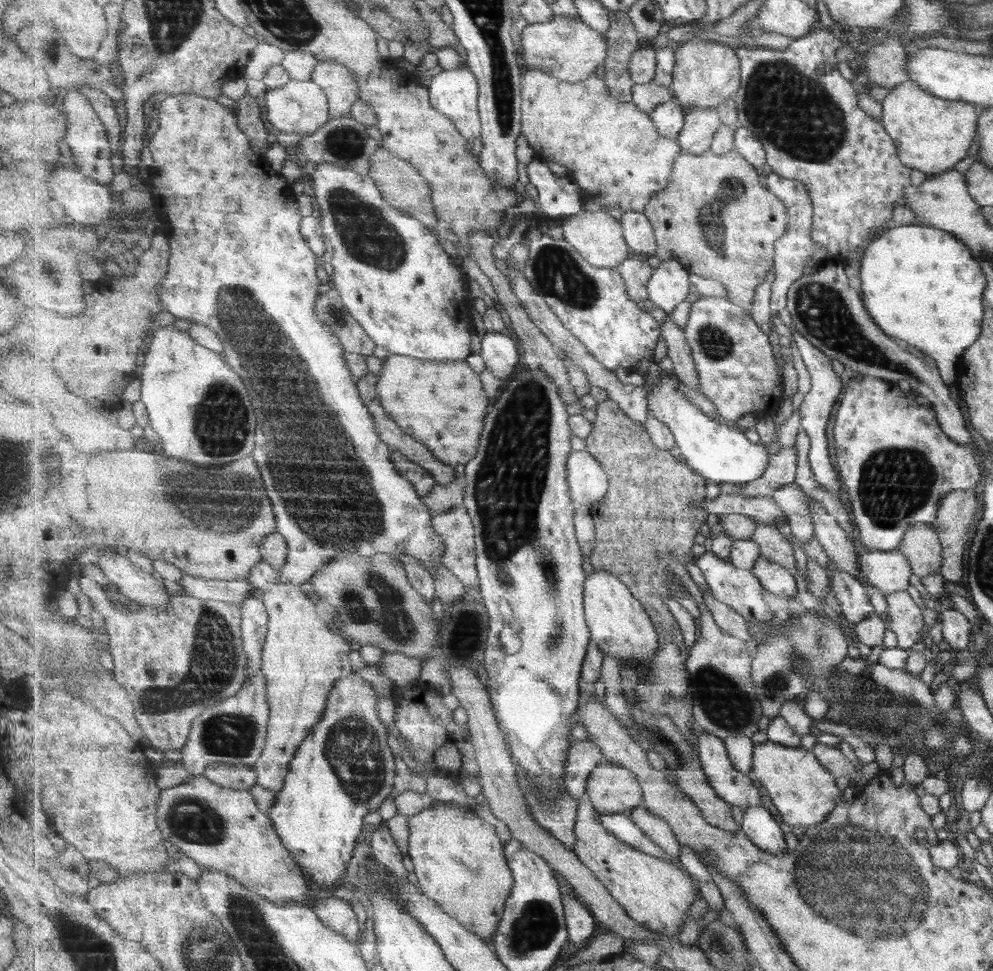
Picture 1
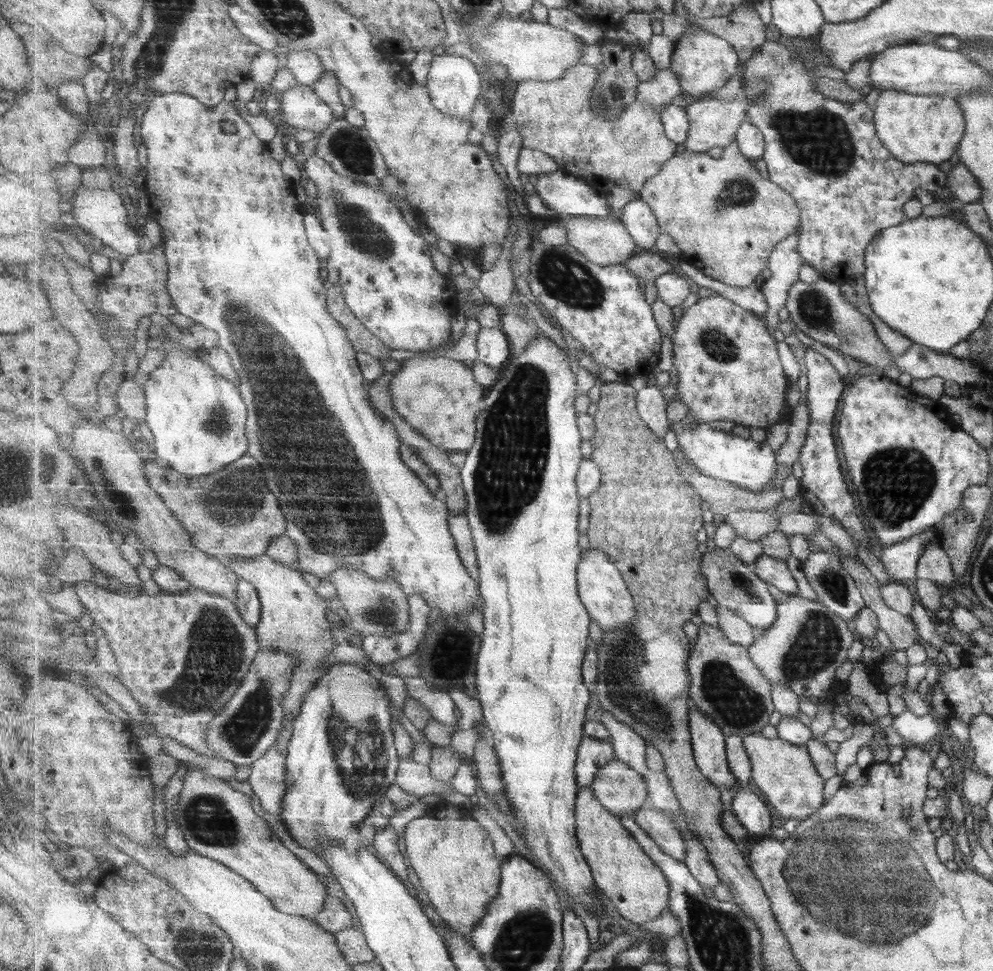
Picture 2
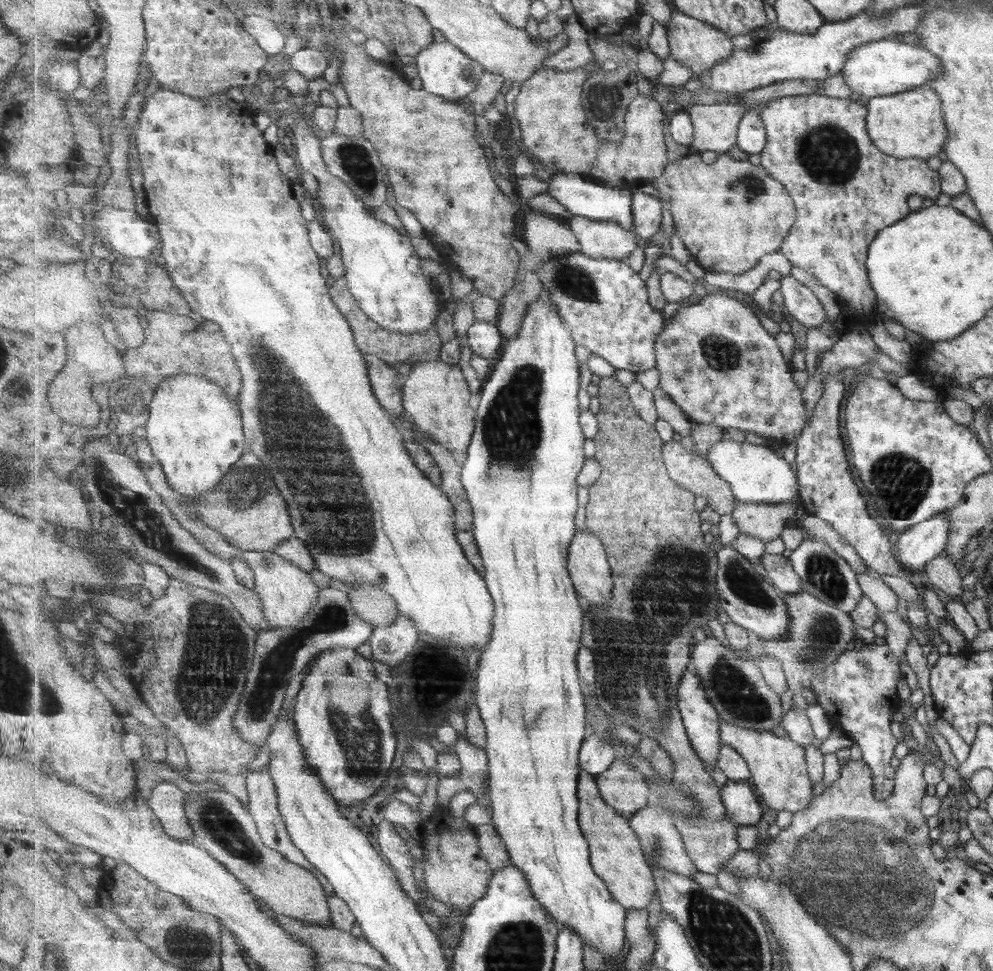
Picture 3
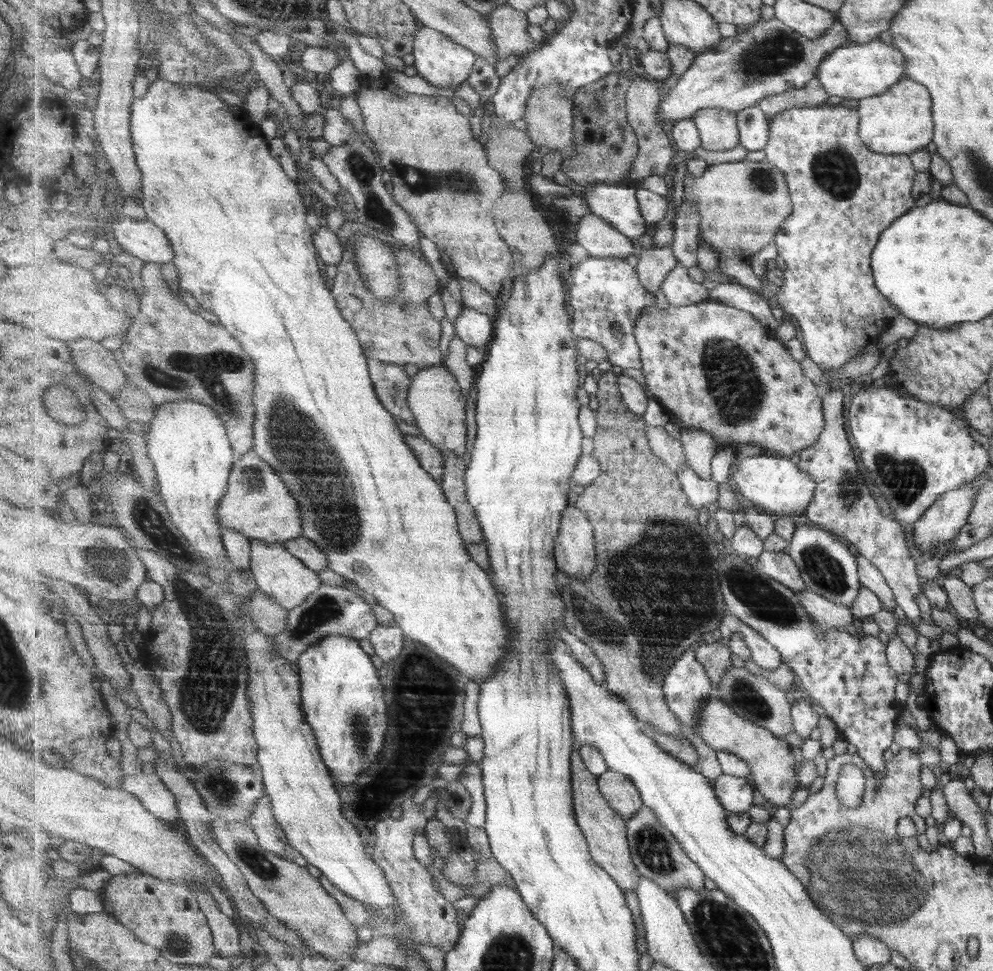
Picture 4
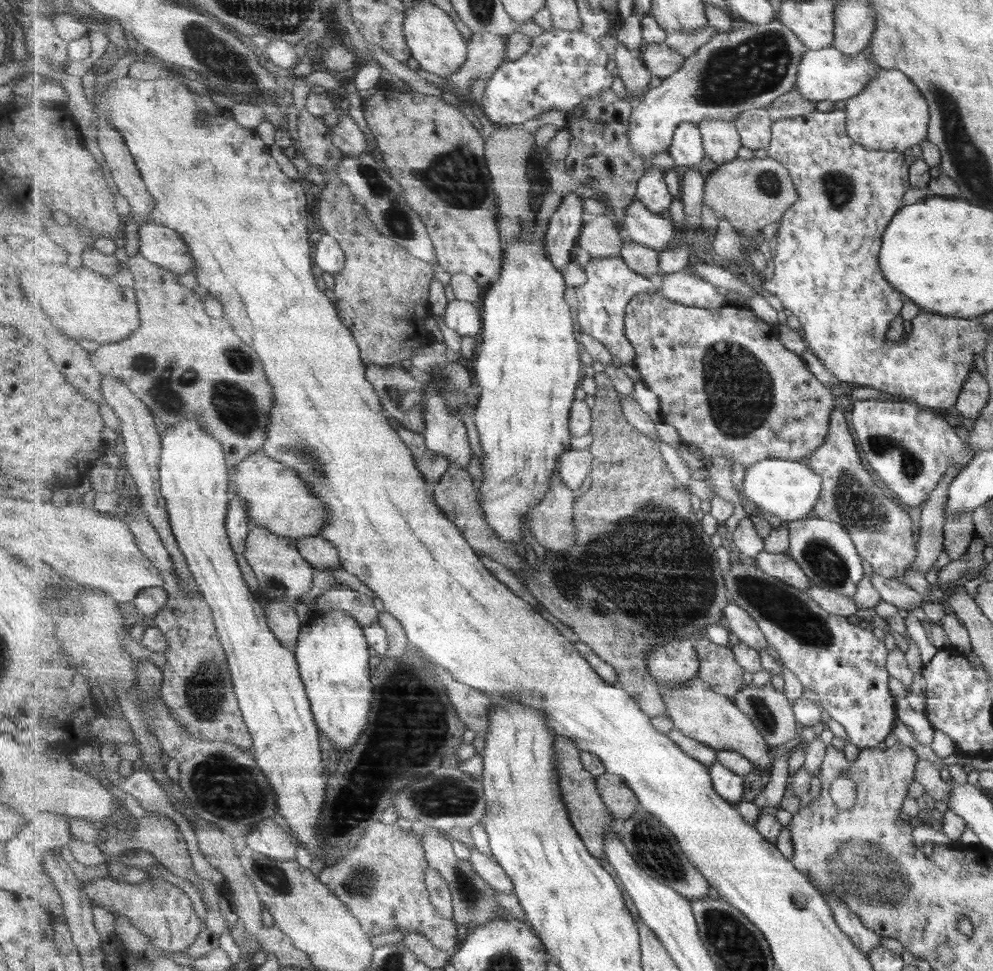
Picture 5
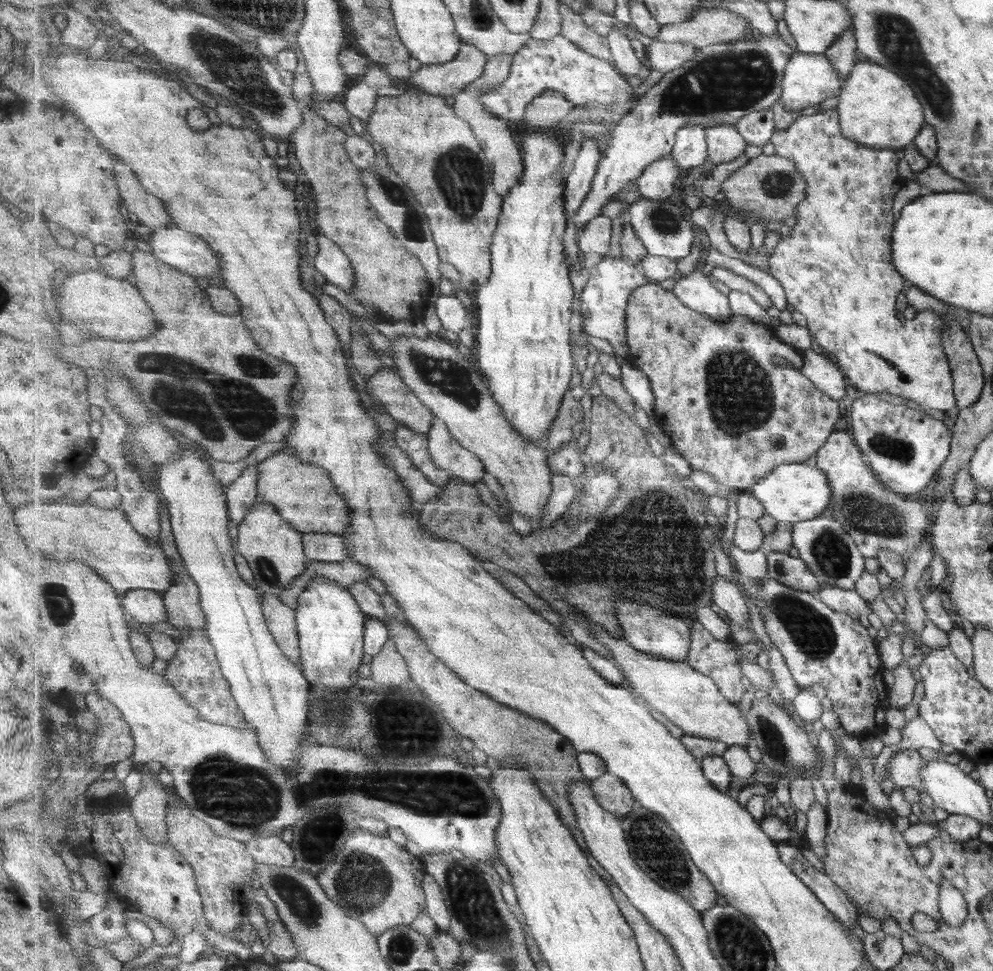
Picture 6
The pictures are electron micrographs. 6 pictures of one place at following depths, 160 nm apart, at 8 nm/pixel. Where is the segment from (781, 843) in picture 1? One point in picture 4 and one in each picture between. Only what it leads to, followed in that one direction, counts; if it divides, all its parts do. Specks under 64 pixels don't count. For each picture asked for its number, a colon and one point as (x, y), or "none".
2: (750, 809)
3: (743, 807)
4: (736, 794)

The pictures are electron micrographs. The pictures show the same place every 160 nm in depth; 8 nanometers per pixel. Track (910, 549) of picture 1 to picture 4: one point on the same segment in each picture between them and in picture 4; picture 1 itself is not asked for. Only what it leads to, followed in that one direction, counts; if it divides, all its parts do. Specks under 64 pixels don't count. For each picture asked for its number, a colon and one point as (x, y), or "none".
2: (932, 564)
3: (940, 574)
4: (959, 596)

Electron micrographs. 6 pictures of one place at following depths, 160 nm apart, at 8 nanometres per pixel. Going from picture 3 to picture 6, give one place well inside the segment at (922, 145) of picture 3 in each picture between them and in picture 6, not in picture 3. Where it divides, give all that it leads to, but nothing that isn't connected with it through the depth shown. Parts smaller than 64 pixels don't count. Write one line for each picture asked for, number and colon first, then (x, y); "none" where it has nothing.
4: (898, 121)
5: (890, 114)
6: (876, 108)

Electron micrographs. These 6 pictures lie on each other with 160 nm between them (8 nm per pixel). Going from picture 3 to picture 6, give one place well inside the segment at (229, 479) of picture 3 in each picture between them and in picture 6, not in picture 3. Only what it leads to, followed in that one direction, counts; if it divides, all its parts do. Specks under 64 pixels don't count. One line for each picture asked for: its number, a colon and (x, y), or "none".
4: (258, 504)
5: (278, 498)
6: (304, 494)

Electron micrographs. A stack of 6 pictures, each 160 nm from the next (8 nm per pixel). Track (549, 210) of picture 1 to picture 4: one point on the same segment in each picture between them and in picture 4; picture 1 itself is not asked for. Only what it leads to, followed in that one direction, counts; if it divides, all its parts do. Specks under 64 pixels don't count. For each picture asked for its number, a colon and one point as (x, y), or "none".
2: (563, 192)
3: (581, 195)
4: (619, 206)

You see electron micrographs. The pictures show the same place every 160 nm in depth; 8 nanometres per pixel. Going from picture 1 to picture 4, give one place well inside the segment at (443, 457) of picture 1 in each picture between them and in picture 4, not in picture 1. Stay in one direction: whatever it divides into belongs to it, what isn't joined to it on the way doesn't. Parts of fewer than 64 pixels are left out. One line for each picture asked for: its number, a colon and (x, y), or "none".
2: (439, 396)
3: (436, 395)
4: (435, 396)

